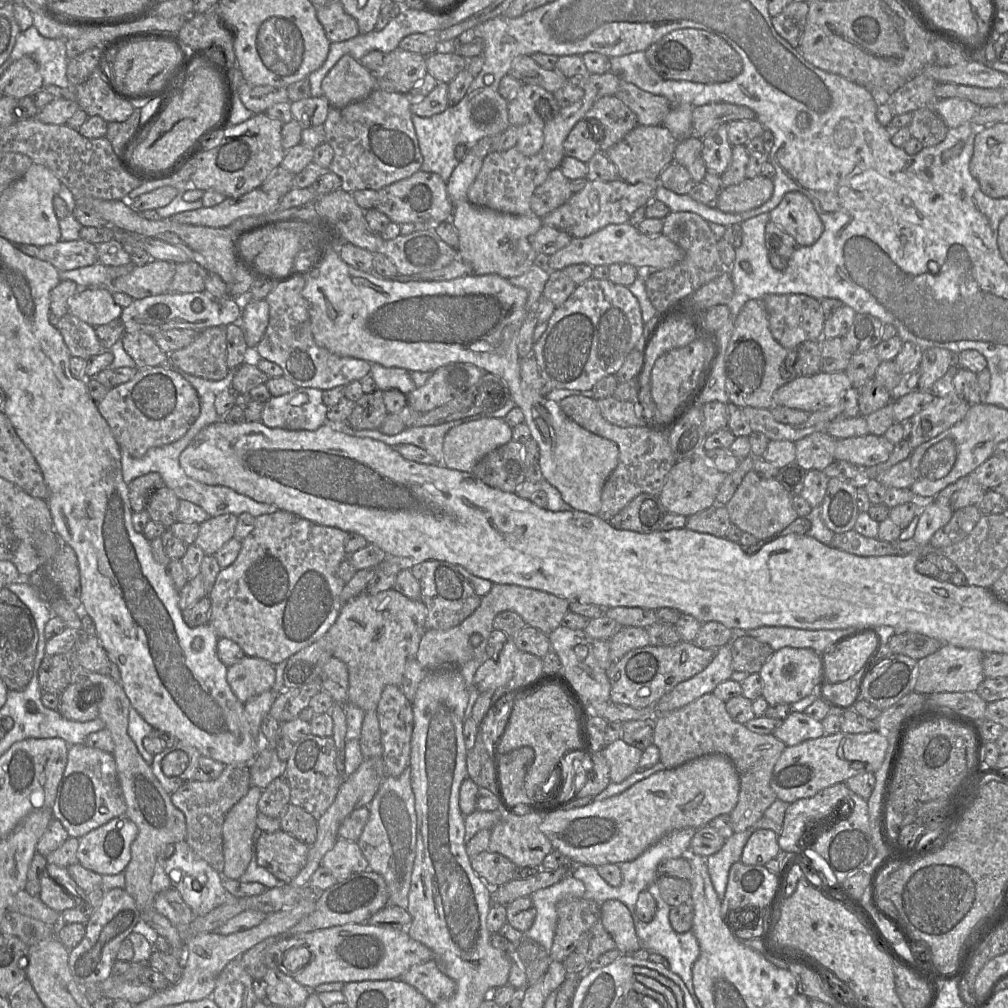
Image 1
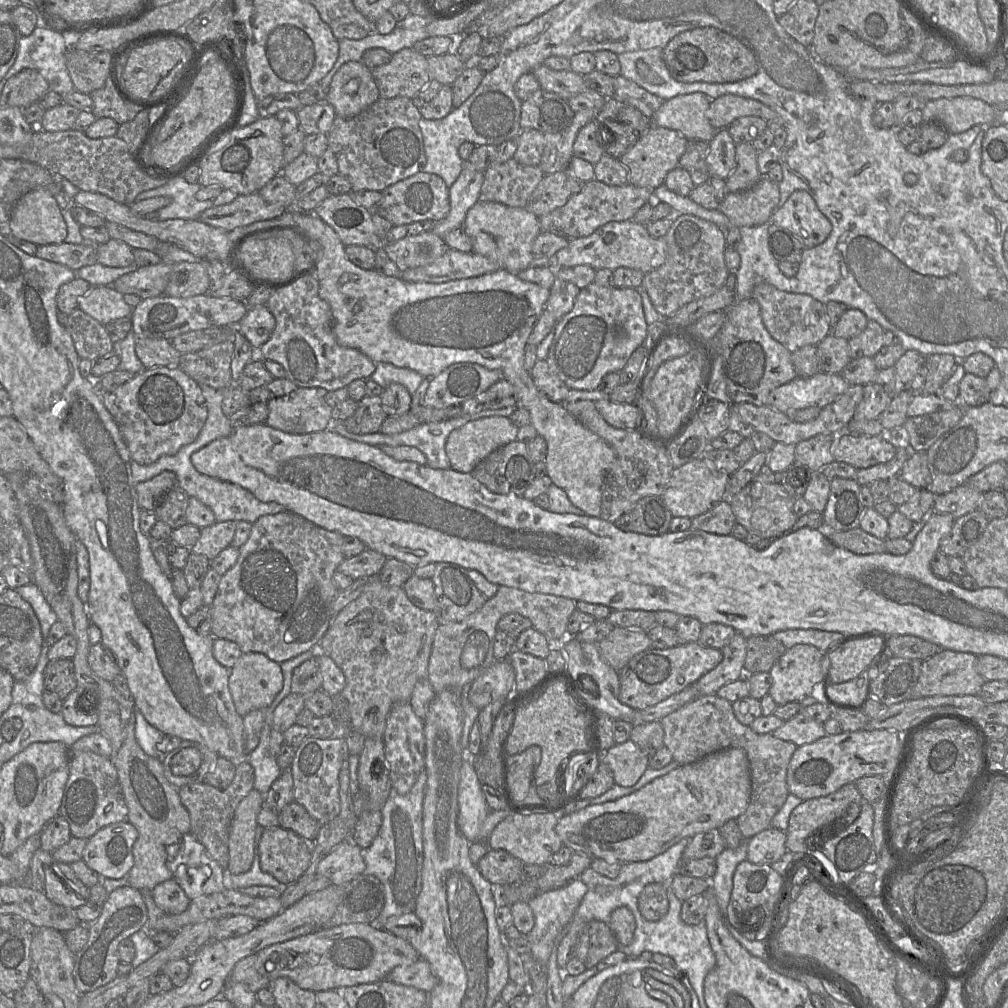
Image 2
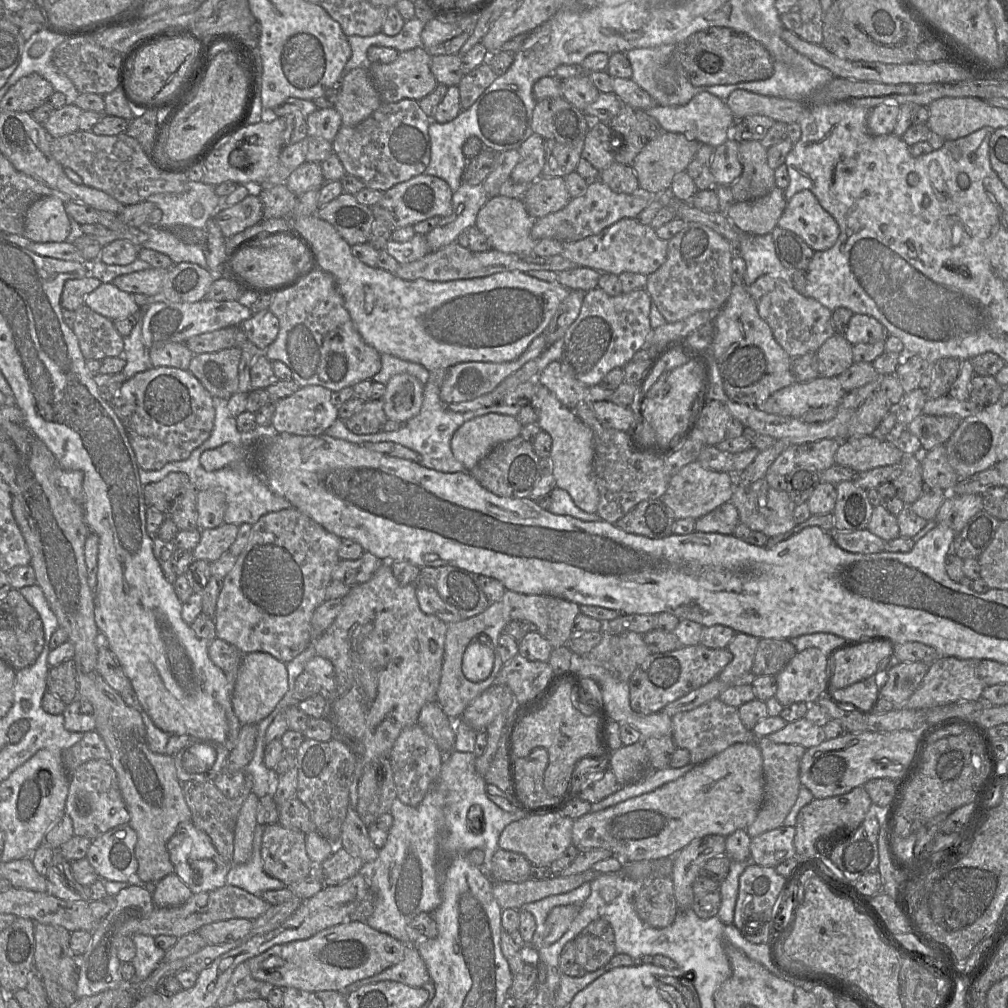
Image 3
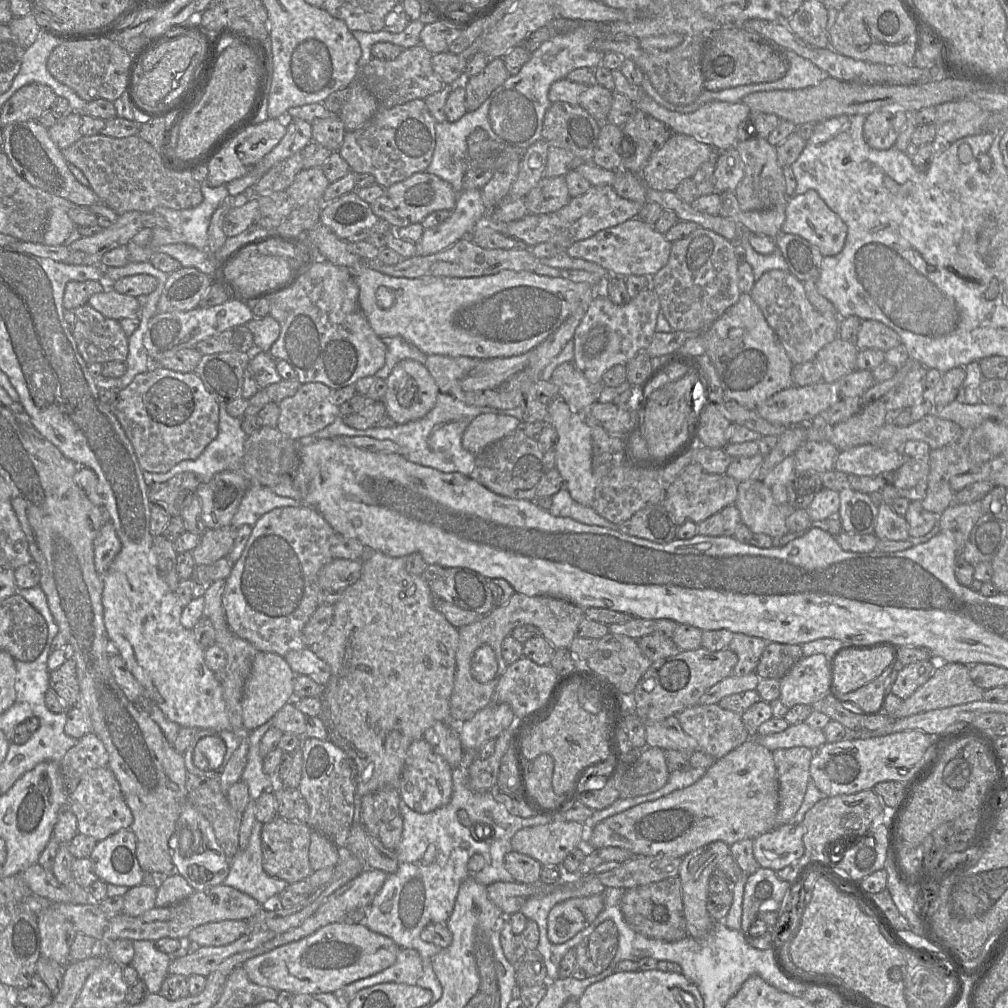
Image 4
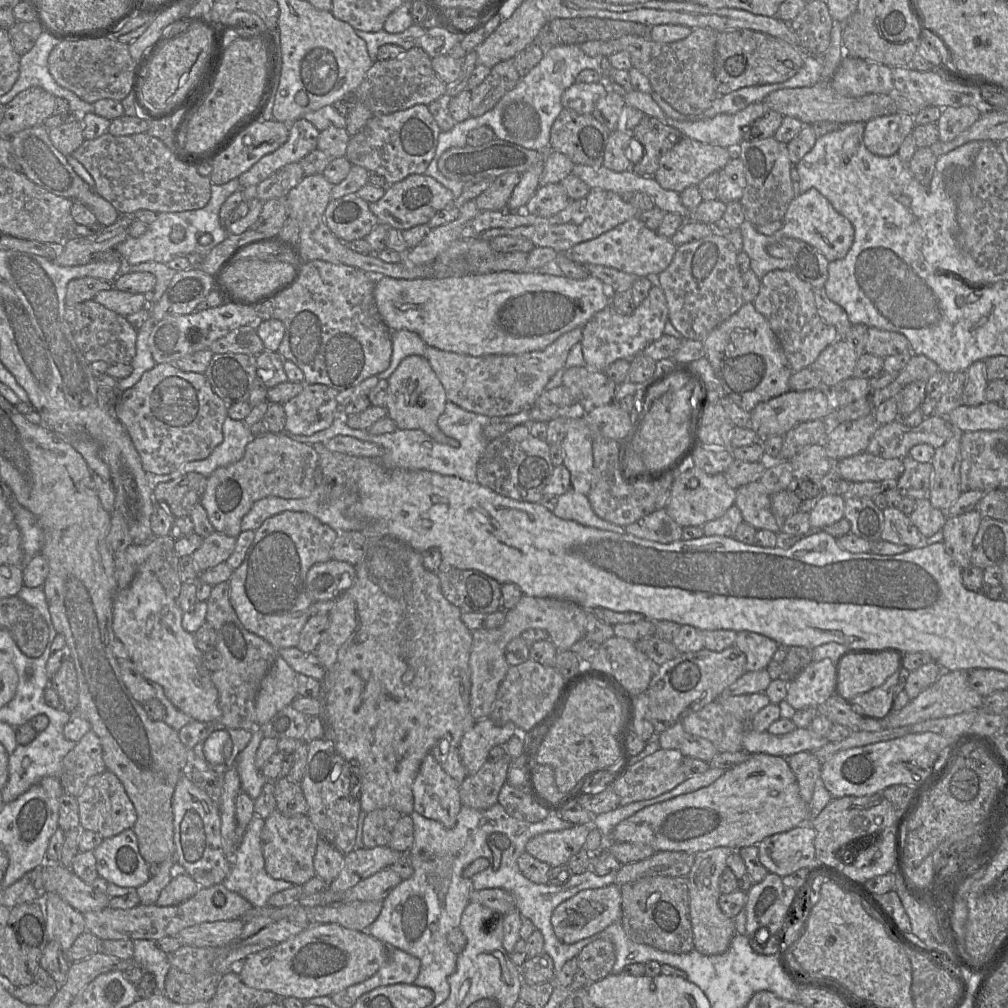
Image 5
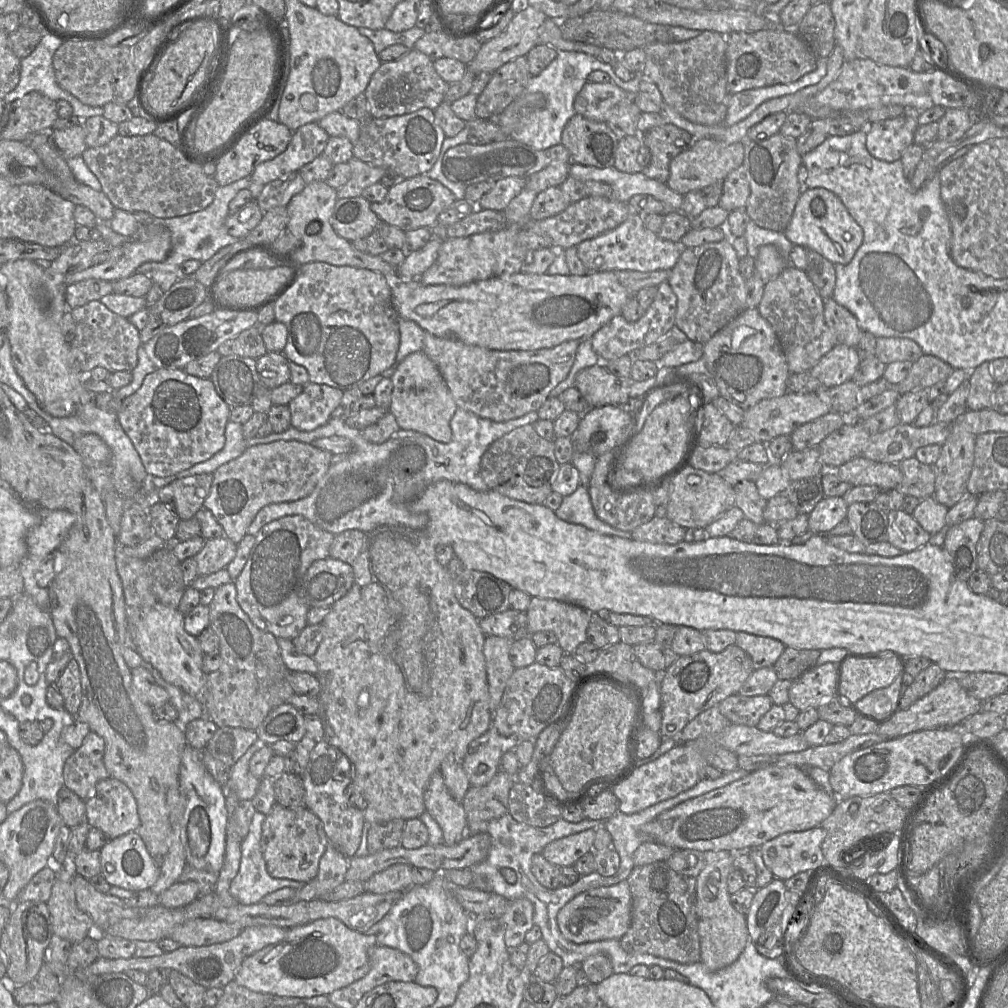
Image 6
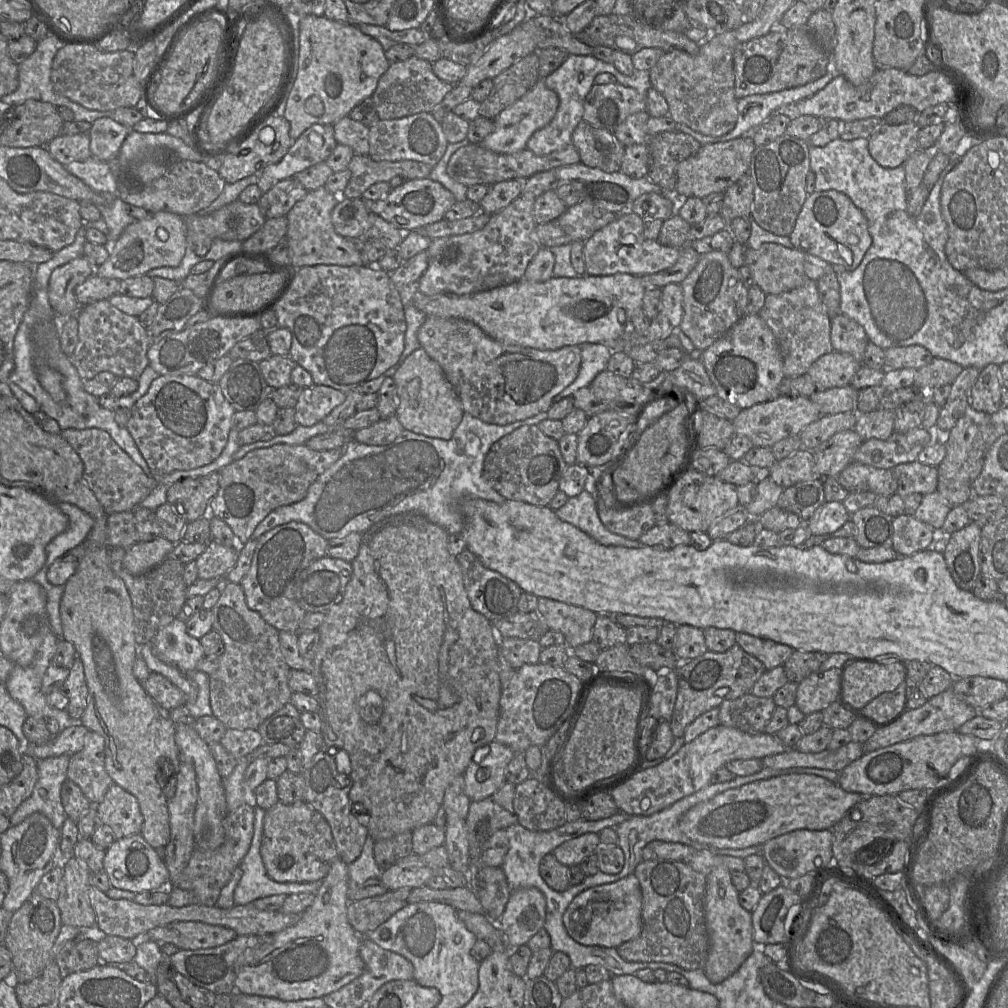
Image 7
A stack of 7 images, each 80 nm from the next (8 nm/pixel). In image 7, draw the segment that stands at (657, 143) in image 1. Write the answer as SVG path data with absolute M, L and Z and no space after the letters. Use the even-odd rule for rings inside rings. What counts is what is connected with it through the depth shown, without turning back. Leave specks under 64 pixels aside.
M751 136L725 142L704 144L699 151L677 165L675 195L678 198L698 197L700 199L715 193L724 193L731 185L748 173L751 156L756 148Z

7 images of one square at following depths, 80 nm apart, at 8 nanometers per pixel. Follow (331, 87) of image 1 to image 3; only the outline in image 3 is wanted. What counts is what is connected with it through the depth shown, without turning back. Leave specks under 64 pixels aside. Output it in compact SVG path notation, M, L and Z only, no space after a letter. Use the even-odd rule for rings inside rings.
M366 67L354 68L343 75L334 104L343 125L355 126L361 123L380 105L379 94Z

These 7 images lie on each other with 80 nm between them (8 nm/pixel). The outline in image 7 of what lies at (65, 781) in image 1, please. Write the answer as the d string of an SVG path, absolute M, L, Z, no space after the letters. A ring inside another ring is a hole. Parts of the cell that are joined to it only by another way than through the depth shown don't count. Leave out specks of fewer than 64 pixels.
M113 783L103 800L94 804L97 823L109 826L116 839L139 834L143 825L143 816L134 795Z

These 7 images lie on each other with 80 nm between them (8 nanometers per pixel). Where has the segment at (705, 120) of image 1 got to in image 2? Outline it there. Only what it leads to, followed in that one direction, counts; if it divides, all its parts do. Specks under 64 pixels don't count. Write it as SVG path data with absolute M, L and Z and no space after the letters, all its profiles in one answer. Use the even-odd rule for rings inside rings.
M733 94L712 100L706 111L707 119L717 130L727 129L734 120L746 116L757 116L768 123L780 123L779 115L762 102Z

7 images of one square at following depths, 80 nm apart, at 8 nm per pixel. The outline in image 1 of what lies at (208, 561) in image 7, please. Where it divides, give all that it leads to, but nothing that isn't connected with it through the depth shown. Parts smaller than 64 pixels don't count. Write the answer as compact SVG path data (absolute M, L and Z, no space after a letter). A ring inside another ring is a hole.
M223 514L210 517L202 522L194 542L206 555L215 555L217 551L234 537L238 517L234 514Z

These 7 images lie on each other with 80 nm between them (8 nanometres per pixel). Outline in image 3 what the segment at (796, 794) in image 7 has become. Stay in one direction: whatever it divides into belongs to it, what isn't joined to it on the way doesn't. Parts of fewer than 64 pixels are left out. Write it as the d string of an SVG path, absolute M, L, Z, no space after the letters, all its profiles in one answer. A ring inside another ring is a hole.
M735 743L654 791L573 819L572 845L579 851L595 848L609 850L623 861L674 857L696 838L712 834L726 837L738 829L746 829L755 820L763 795L764 774L760 749L754 743Z

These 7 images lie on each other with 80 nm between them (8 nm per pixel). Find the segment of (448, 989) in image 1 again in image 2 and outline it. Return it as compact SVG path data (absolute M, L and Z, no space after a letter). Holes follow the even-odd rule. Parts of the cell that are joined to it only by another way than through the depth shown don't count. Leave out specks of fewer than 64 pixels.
M422 958L411 964L396 967L383 980L411 986L426 993L430 993L437 983L428 962Z

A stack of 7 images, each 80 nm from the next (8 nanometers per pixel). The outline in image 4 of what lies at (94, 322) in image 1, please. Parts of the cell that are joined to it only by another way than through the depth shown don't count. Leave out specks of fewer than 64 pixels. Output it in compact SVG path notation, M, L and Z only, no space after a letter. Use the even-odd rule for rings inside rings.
M113 287L92 295L88 304L103 316L117 321L135 317L140 309L136 297L120 294Z

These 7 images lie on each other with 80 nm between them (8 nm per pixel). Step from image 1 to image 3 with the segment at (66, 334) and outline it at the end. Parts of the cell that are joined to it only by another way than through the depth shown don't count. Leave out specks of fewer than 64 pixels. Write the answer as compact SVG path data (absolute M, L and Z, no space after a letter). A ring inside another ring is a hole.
M84 304L75 311L72 331L78 339L81 353L86 360L102 360L106 357L118 357L124 350L124 338L115 329L114 323Z

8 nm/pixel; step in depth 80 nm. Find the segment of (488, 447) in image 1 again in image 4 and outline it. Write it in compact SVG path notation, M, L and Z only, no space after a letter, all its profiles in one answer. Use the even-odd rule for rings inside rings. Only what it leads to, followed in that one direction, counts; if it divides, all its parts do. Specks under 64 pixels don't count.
M485 413L476 416L462 436L462 446L475 456L488 445L522 427L522 421L512 416Z

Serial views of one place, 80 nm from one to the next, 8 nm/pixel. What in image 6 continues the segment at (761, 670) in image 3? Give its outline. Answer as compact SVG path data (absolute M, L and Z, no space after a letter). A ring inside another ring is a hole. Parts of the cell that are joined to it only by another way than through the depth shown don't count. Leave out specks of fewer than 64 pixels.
M786 647L773 665L779 680L794 681L804 672L817 665L821 651Z

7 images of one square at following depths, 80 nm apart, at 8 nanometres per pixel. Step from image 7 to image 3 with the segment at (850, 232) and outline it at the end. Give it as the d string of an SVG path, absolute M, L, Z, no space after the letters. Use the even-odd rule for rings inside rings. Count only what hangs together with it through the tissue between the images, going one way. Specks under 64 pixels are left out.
M801 190L793 195L787 202L777 226L801 237L815 252L833 247L840 234L836 220L820 205L817 197L810 190Z

